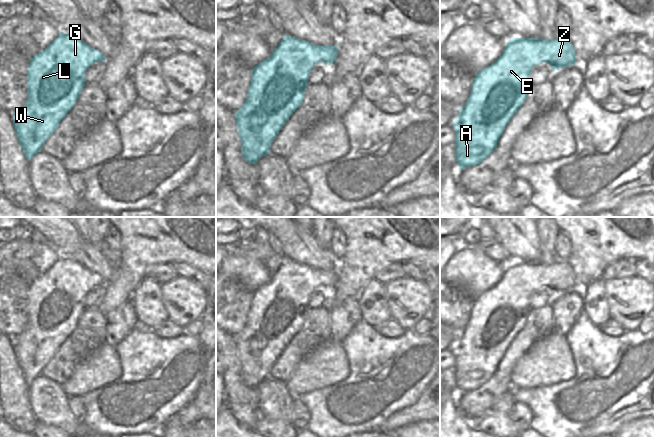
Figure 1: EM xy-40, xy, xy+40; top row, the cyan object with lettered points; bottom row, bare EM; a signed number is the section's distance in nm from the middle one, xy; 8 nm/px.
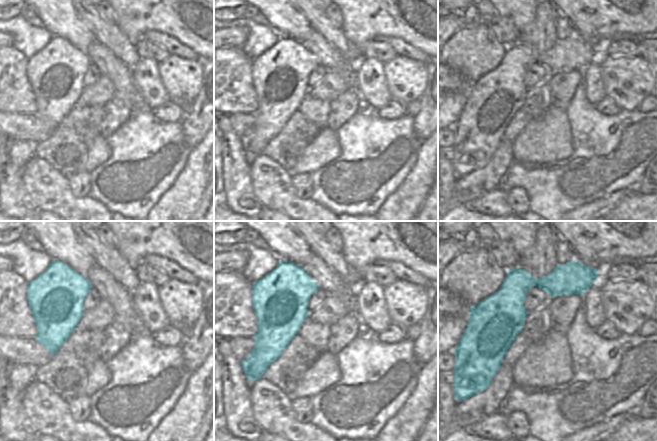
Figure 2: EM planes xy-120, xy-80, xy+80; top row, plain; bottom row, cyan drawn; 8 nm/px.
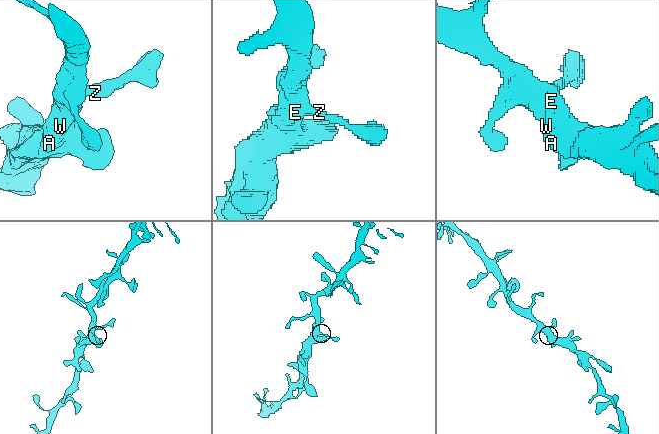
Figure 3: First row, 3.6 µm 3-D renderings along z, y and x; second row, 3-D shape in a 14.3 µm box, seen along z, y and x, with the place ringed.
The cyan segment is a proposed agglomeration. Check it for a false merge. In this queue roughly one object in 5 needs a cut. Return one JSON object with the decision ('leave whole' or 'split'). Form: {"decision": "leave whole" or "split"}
{"decision": "leave whole"}

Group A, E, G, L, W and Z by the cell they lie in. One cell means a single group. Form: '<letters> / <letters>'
A E G L W Z

